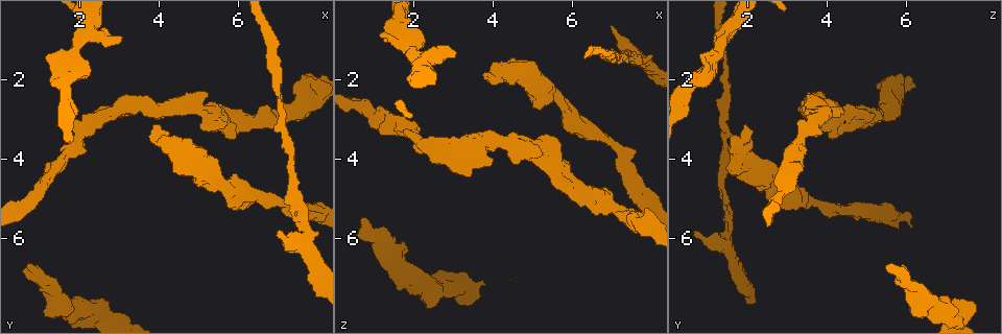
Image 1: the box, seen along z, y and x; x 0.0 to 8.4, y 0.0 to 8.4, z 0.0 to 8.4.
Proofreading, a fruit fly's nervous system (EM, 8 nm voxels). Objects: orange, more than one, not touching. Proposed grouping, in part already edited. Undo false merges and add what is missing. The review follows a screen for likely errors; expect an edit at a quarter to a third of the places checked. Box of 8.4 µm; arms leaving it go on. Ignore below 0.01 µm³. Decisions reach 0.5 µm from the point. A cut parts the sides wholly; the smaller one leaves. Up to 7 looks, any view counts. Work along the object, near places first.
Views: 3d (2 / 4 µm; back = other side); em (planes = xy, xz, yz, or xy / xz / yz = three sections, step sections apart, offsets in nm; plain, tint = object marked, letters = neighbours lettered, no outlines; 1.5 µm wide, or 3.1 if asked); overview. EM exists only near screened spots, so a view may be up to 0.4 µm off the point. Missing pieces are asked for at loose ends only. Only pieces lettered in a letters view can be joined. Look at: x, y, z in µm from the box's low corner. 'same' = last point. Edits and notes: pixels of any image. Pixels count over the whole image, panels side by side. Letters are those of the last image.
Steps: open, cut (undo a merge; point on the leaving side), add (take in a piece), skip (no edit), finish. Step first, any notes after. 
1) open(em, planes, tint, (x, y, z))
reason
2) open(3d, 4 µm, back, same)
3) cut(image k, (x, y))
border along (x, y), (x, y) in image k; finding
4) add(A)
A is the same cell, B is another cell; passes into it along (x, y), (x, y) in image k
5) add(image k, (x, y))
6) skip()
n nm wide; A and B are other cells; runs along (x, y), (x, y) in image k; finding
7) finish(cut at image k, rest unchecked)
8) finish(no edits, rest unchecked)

open(3d, 4 µm, (7.60, 6.15, 1.35))
arms part here

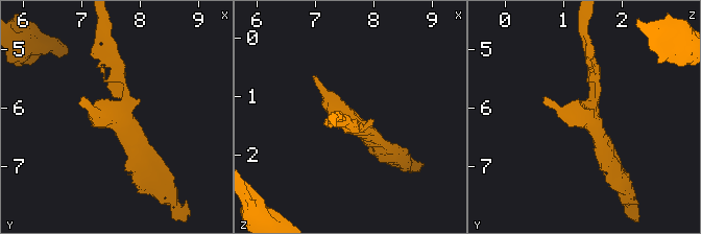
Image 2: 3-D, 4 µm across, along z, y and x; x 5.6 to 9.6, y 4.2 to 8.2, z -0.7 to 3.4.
open(em, xz, step 4, tint, (7.60, 6.15, 1.45))

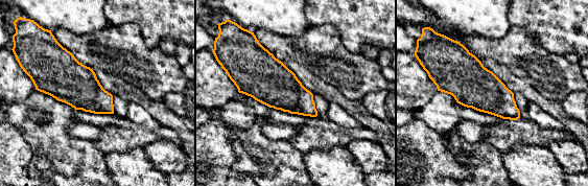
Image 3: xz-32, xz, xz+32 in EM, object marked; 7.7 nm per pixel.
open(em, planes, letters, same)
another direction

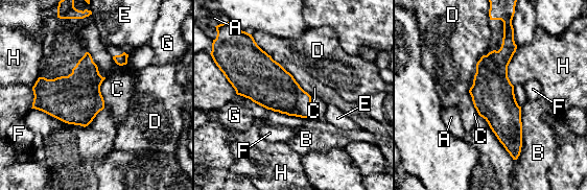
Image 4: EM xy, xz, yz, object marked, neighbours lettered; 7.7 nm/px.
skip()
A, B, C, D, E, F, G and H are other cells; border along (517, 46), (508, 66), (513, 86) in image 4; continuous, no second cell

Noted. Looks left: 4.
open(3d, 4 µm, (3.05, 0.95, 1.35))
free end

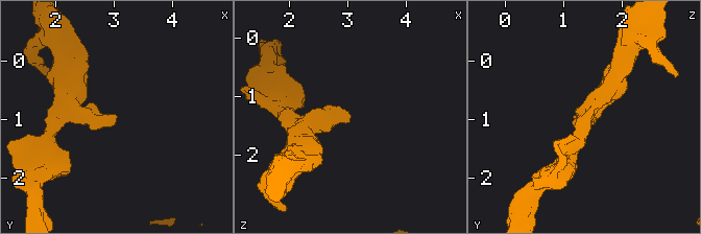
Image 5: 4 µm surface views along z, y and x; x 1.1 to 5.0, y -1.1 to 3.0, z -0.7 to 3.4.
open(em, planes, letters, (3.10, 0.95, 1.35))
now the EM

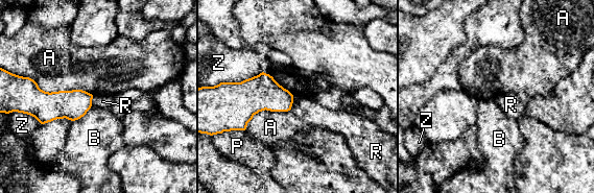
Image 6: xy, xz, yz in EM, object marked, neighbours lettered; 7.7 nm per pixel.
skip()
A, B, P, R and Z are other cells; border along (293, 96), (290, 109) in image 6; none of them fits

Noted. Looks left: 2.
open(em, planes, tint, (3.70, 2.65, 3.55))
sharp bend

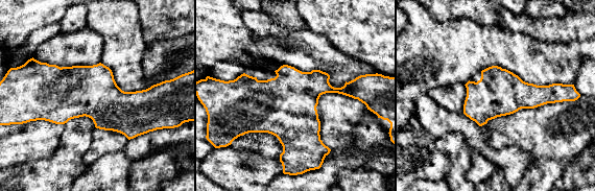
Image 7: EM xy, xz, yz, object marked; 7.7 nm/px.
open(em, planes, letters, same)
what lies round it

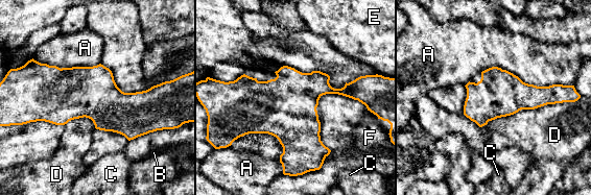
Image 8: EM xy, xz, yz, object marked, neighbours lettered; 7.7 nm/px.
skip()
D touches over 650 nm; A, B, C, D, E and F are other cells; continuous, no second cell

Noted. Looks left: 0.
finish(no edits, rest unchecked)

